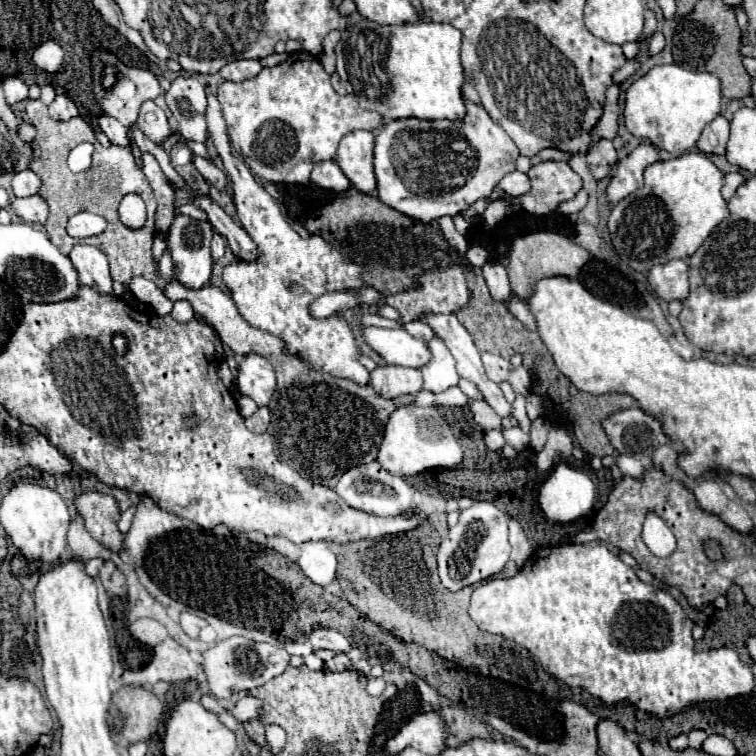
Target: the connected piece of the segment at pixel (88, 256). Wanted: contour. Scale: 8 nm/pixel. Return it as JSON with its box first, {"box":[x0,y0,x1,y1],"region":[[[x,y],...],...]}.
{"box":[69,244,113,296],"region":[[[79,244],[71,250],[69,258],[83,286],[91,286],[93,290],[99,290],[99,294],[113,296],[113,278],[109,274],[107,256],[99,248]]]}

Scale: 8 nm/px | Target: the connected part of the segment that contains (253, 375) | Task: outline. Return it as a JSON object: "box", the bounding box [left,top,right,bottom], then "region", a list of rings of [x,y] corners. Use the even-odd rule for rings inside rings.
{"box":[239,354,275,406],"region":[[[247,354],[239,366],[239,392],[253,398],[257,406],[267,406],[275,392],[275,370],[263,356]]]}

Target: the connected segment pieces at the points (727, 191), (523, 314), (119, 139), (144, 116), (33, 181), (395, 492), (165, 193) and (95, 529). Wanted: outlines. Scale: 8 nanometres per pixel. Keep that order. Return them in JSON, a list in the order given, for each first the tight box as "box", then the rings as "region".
[{"box":[723,172,745,200],"region":[[[741,172],[727,174],[727,176],[725,176],[725,186],[723,186],[723,198],[725,198],[725,200],[731,200],[741,184],[745,184],[745,178],[743,178]]]},{"box":[509,294,535,330],"region":[[[511,294],[511,298],[509,298],[509,310],[511,310],[513,316],[517,316],[529,330],[535,330],[535,320],[533,320],[527,304],[525,304],[519,296]]]},{"box":[99,116,131,150],"region":[[[101,116],[99,118],[99,128],[107,134],[111,144],[115,144],[115,146],[127,146],[131,150],[131,138],[127,136],[127,128],[121,122],[117,122],[111,116]]]},{"box":[137,100,171,144],"region":[[[153,100],[143,102],[137,124],[151,140],[155,140],[159,144],[163,144],[171,136],[171,126],[167,122],[167,116],[163,114],[163,110]]]},{"box":[13,170,41,198],"region":[[[23,170],[13,176],[13,194],[19,198],[37,194],[39,186],[41,186],[41,180],[31,170]]]},{"box":[335,462,415,516],"region":[[[369,462],[369,464],[361,464],[361,466],[347,470],[339,478],[335,490],[351,508],[357,508],[357,510],[363,510],[369,514],[377,514],[377,516],[395,516],[399,512],[415,510],[413,488],[403,478],[393,476],[387,470],[383,470],[379,466],[379,462]]]},{"box":[143,154,175,264],"region":[[[143,154],[143,174],[151,182],[155,198],[157,198],[155,238],[153,238],[153,258],[157,264],[165,252],[165,236],[175,218],[175,190],[167,184],[167,178],[161,172],[159,162],[151,154]]]},{"box":[75,490,123,552],"region":[[[87,490],[75,498],[75,508],[85,520],[85,528],[89,534],[107,546],[113,552],[123,550],[123,534],[117,528],[121,518],[119,502],[109,494],[99,494],[95,490]]]}]

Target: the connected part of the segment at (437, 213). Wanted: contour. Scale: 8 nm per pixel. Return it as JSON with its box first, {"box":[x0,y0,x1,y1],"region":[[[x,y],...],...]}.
{"box":[375,100,519,222],"region":[[[467,100],[465,108],[467,108],[465,120],[427,122],[419,118],[403,118],[403,120],[391,120],[381,130],[381,134],[377,134],[375,176],[377,176],[379,200],[419,222],[433,222],[443,216],[455,216],[461,210],[469,208],[475,200],[491,196],[499,180],[515,170],[515,160],[519,156],[519,150],[511,142],[507,132],[489,118],[483,106],[477,106]]]}

